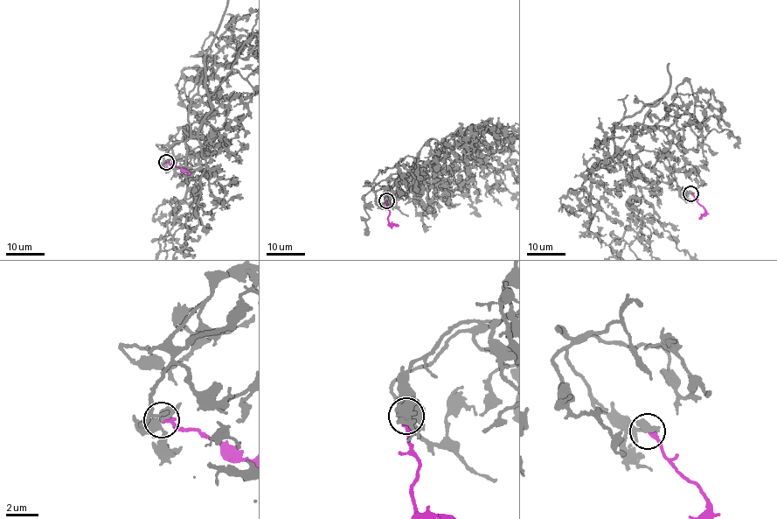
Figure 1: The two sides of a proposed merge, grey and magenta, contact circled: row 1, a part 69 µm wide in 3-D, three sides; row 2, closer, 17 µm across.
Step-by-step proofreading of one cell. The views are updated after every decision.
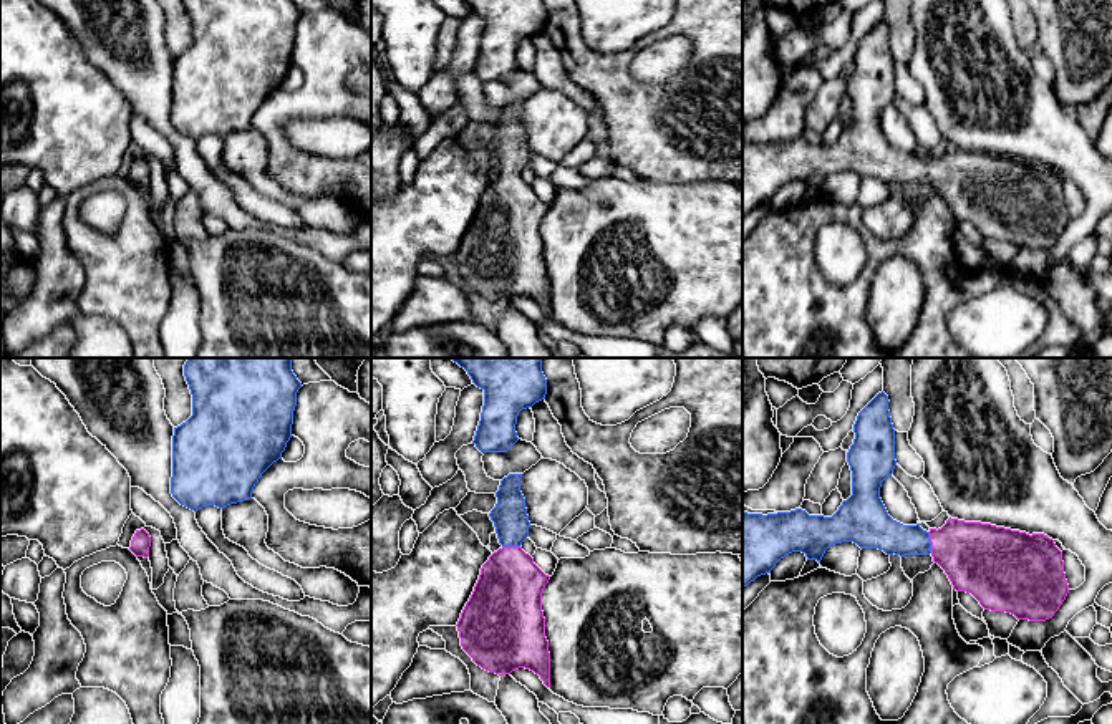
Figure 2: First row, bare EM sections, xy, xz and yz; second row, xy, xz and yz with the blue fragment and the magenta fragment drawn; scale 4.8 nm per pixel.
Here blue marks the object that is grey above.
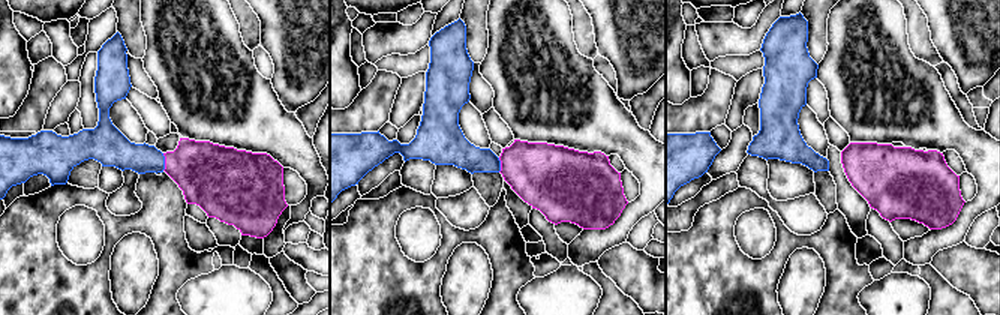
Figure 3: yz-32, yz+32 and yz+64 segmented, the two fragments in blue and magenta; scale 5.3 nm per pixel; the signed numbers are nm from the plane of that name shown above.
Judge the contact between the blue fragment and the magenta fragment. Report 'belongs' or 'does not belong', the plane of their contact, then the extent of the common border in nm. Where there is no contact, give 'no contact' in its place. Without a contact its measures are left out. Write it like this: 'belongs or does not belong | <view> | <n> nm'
belongs | yz | 110 nm

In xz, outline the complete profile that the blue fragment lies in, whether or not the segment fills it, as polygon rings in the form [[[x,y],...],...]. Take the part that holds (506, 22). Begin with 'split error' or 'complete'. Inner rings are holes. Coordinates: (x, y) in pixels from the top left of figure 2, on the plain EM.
complete | [[[467,0],[484,20],[484,35],[472,73],[484,81],[507,81],[517,70],[515,53],[522,38],[545,28],[542,0]]]

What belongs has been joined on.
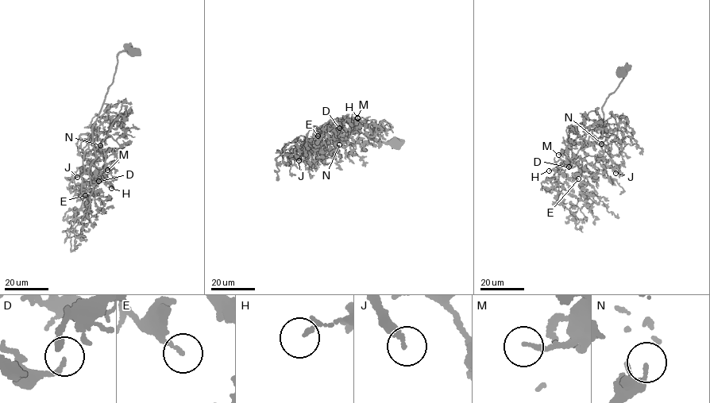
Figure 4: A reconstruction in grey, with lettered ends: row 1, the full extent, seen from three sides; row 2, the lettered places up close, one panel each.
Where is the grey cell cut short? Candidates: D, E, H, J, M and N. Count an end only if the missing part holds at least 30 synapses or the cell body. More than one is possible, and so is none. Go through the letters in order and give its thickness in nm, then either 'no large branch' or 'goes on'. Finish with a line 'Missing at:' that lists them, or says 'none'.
D: 160 nm thick; no large branch
E: 140 nm thick; no large branch
H: 160 nm thick; no large branch
J: 180 nm thick; no large branch
M: 140 nm thick; no large branch
N: 160 nm thick; no large branch
Missing at: none

